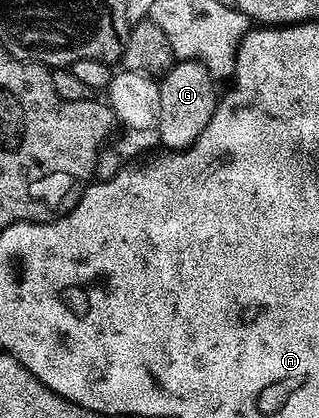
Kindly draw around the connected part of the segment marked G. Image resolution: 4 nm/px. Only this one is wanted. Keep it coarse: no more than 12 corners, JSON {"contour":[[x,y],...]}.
{"contour":[[197,60],[160,77],[156,135],[190,148],[215,114],[214,77]]}

